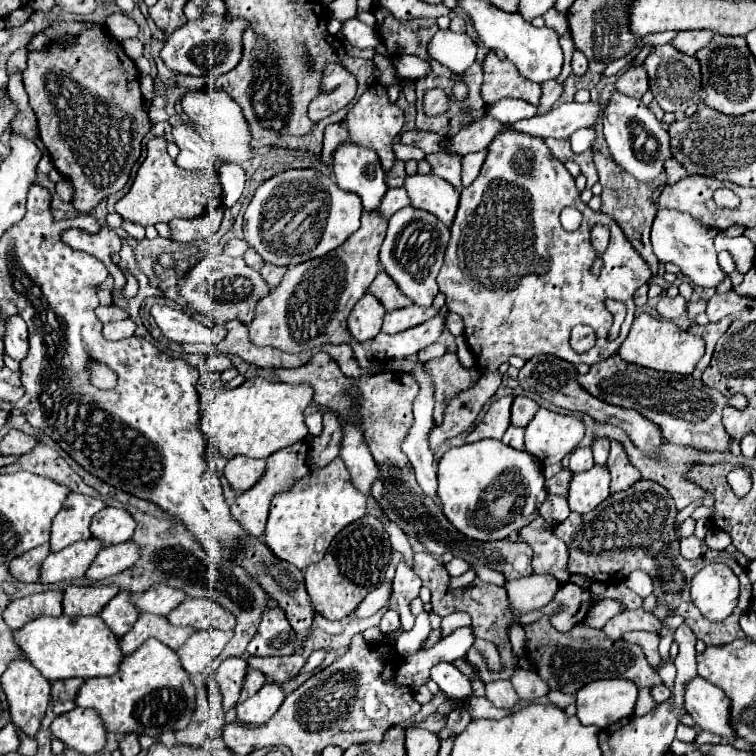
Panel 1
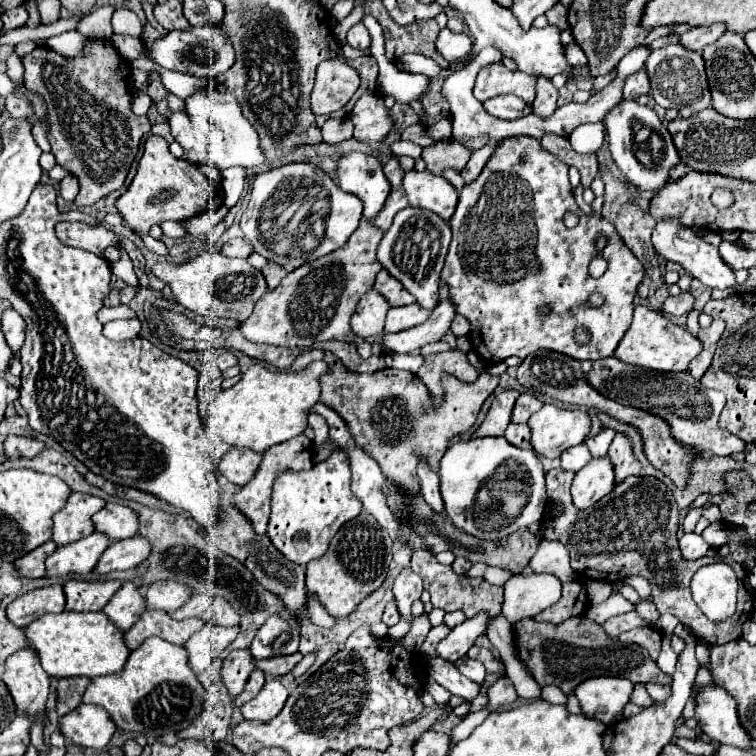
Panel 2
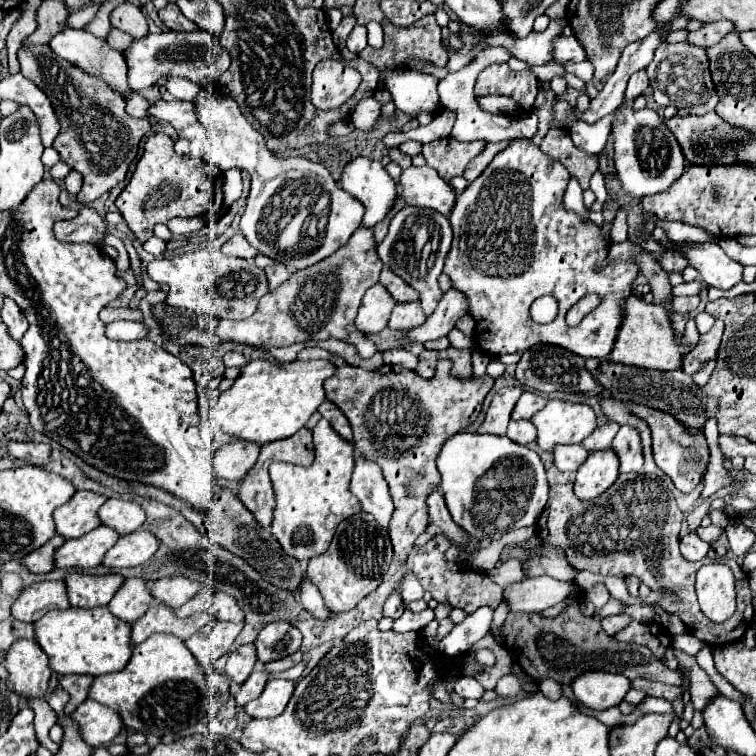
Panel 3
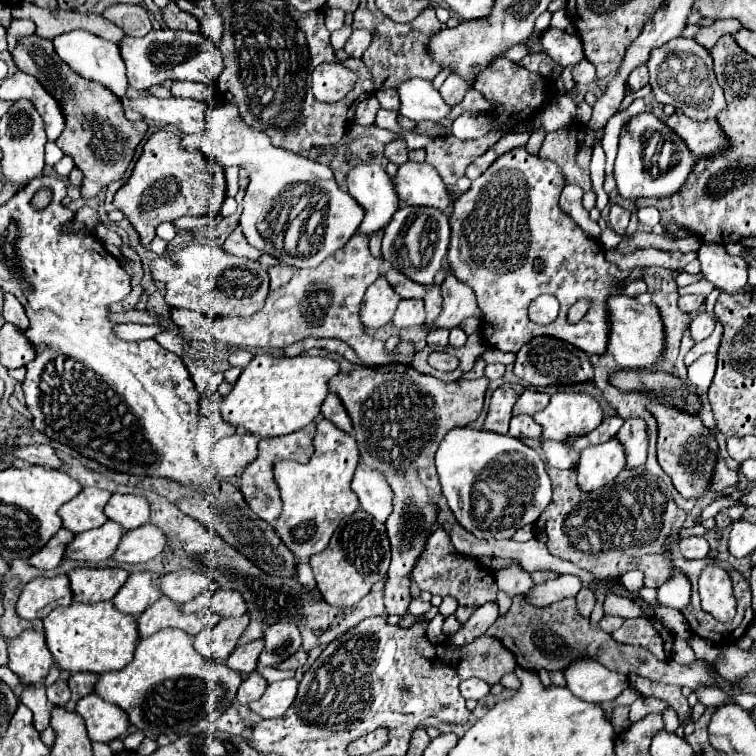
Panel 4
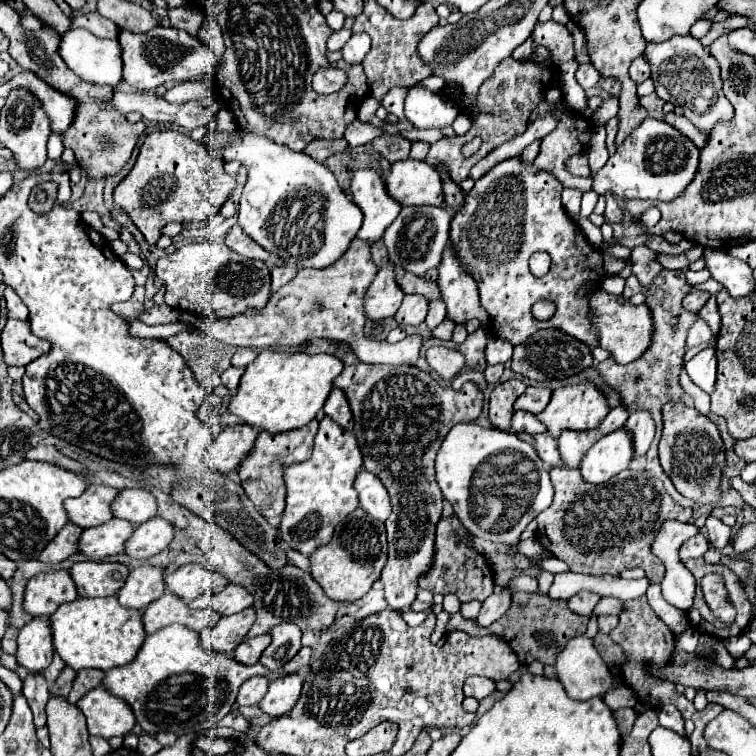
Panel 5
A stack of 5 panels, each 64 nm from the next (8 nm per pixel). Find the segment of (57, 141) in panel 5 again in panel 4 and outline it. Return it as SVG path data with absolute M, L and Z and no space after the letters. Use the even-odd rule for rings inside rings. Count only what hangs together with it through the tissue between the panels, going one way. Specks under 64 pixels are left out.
M48 142L48 144L46 144L46 164L54 166L62 156L64 156L64 152L58 148L56 142Z

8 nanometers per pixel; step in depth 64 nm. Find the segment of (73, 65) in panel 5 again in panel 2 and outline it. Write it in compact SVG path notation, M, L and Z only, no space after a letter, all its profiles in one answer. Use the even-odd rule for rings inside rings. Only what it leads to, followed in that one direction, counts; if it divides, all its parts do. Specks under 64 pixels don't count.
M72 30L72 32L62 32L62 34L58 34L58 36L48 38L46 44L48 44L54 52L58 52L58 54L62 54L62 56L78 58L78 56L84 52L84 46L88 44L88 40L90 40L88 36Z

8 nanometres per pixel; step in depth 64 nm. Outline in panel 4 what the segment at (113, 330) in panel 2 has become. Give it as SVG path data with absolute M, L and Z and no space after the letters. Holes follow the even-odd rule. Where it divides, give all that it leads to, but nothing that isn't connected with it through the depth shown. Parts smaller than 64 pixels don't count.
M118 324L116 328L116 336L120 336L122 340L150 340L156 334L160 334L164 328L162 326L144 326L144 324Z

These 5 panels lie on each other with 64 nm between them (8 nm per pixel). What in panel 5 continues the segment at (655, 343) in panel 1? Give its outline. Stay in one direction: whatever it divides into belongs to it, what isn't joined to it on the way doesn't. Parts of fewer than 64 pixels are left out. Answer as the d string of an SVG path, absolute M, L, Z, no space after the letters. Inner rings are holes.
M600 288L590 292L588 296L588 306L590 306L590 324L598 336L598 344L606 348L620 364L628 364L644 352L650 344L650 332L652 332L652 320L646 304L634 306L622 296L612 296Z

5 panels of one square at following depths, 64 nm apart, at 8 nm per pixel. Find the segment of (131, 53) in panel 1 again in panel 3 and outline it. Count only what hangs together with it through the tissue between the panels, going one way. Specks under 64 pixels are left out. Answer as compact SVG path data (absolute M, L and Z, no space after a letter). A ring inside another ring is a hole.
M110 28L106 40L112 48L116 48L118 52L124 52L124 48L128 48L128 44L132 42L132 36L128 36L126 32L120 32L118 28Z

